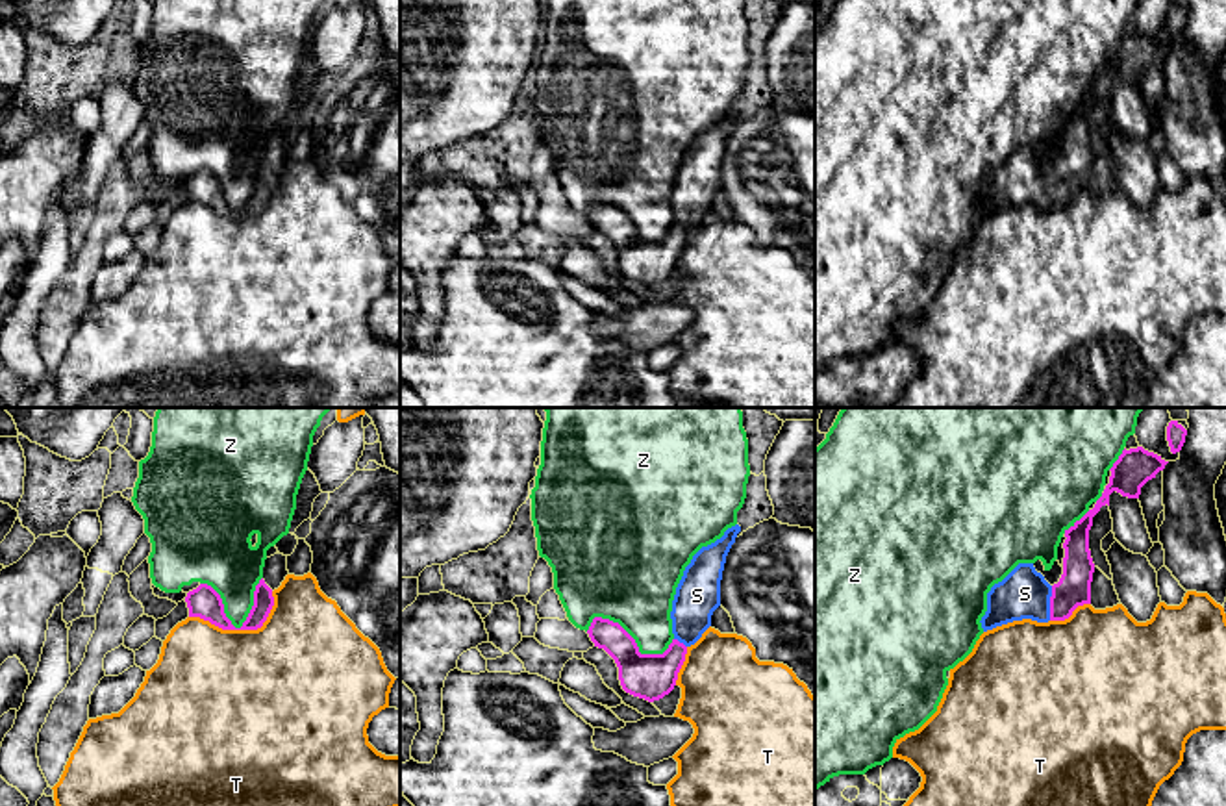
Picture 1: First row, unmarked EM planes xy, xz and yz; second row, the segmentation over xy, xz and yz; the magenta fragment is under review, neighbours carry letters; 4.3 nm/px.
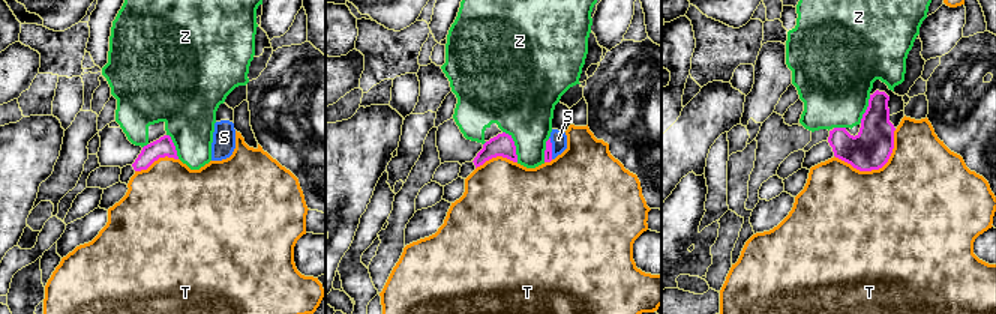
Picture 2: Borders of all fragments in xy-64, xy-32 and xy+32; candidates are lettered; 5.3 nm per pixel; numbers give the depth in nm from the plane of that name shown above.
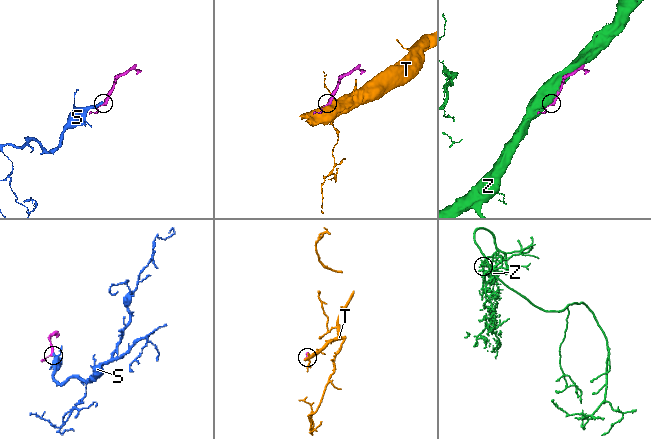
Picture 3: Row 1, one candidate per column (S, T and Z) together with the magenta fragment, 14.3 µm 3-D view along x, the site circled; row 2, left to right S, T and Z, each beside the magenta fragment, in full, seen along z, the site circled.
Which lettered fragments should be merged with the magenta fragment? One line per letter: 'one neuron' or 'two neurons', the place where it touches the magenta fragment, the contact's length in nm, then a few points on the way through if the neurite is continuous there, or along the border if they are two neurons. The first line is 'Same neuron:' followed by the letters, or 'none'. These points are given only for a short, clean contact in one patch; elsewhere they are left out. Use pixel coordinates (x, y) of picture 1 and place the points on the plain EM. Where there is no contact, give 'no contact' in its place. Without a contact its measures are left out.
Same neuron: S
S: one neuron | yz (1050, 188) | 150 nm | across yz (1073, 175), (1060, 186), (1050, 188), (1041, 188), (1025, 178)
T: two neurons | xy (239, 214) | 380 nm
Z: two neurons | xy (237, 214) | 280 nm

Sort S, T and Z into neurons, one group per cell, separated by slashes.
S / T / Z

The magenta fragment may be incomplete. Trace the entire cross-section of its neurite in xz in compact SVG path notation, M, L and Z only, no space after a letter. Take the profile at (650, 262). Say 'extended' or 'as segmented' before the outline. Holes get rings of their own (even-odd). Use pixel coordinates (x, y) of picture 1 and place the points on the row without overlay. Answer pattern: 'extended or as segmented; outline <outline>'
extended; outline M739 109L728 113L685 152L670 196L674 224L663 239L641 239L635 224L619 208L593 204L587 219L594 232L615 245L626 278L654 287L674 274L687 233L711 211L711 200L720 191L722 156L739 117Z

